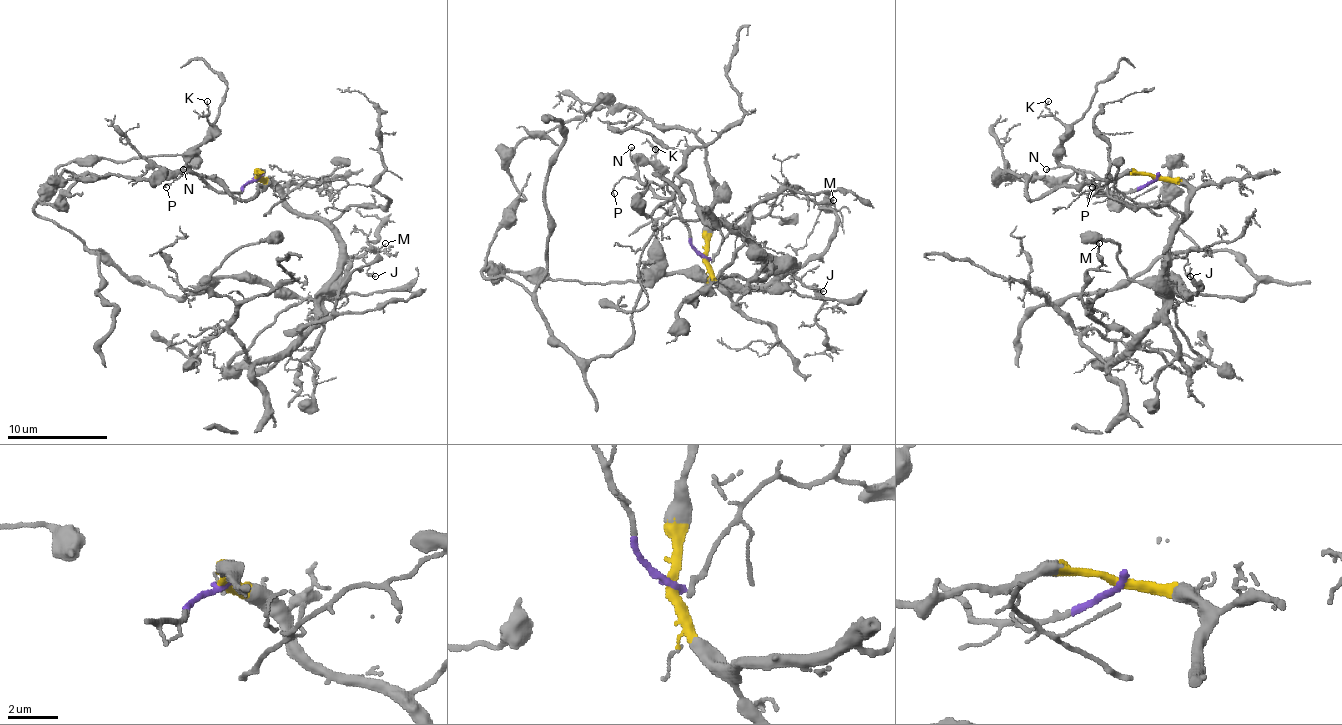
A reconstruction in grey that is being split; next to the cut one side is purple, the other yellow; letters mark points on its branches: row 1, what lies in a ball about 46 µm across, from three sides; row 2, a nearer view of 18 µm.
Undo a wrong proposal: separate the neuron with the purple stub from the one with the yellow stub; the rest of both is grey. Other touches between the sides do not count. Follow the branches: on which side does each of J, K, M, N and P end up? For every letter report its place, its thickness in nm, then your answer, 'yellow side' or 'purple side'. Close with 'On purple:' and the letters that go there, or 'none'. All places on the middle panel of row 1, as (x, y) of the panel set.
J: place (823, 291); calibre 140 nm; yellow side
K: place (655, 149); calibre 110 nm; purple side
M: place (833, 200); calibre 120 nm; yellow side
N: place (631, 147); calibre 120 nm; purple side
P: place (614, 193); calibre 110 nm; purple side
On purple: K, N, P

